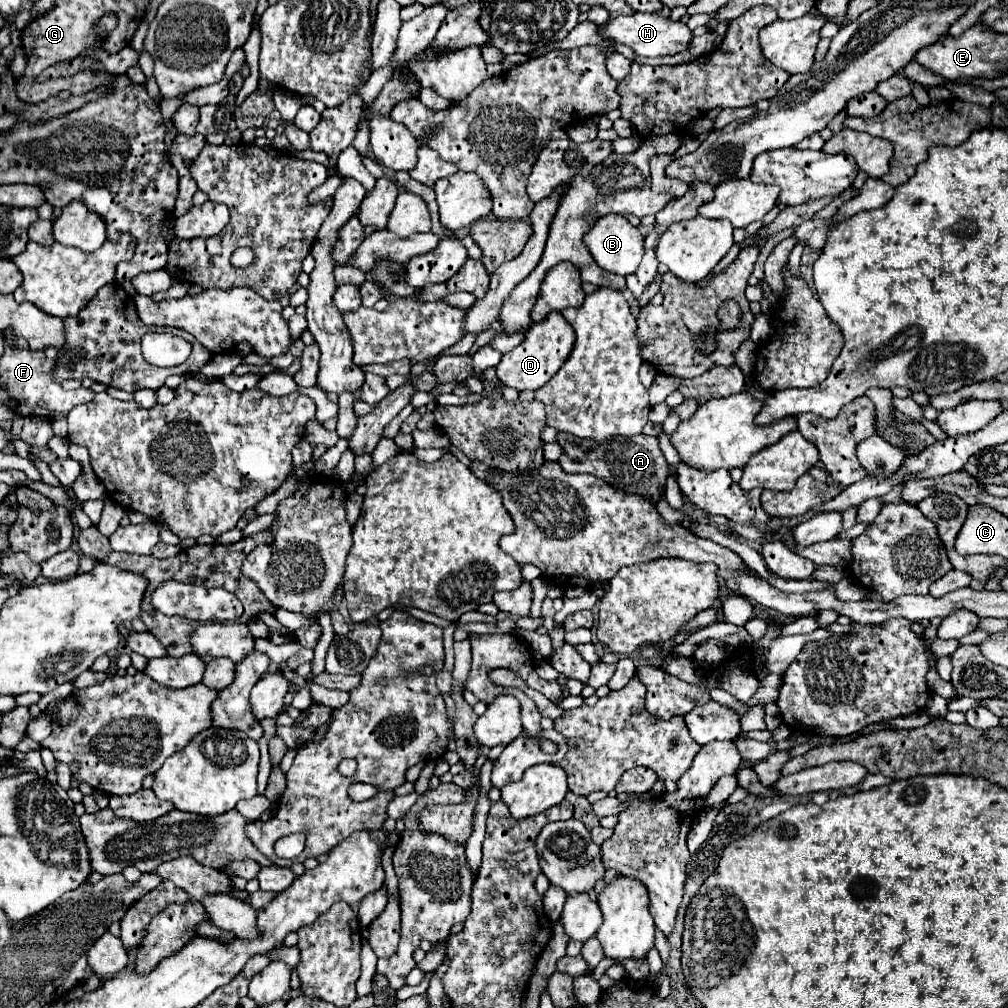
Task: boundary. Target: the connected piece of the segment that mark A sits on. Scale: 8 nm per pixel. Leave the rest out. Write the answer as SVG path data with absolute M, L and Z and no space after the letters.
M559 433L557 443L565 449L565 457L561 457L559 465L565 473L589 473L599 479L609 481L615 489L621 489L629 495L639 495L653 505L661 501L665 495L665 481L669 475L669 465L659 447L657 437L615 437L613 441L601 441L593 445L593 441L577 441L577 437L569 437L569 433Z

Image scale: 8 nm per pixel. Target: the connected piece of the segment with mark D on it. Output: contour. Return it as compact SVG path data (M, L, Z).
M551 311L545 317L545 321L535 323L525 333L525 339L513 351L509 351L501 357L501 361L497 365L497 377L501 379L503 385L515 387L517 391L539 389L565 363L565 357L569 355L569 349L573 349L573 329L559 311Z

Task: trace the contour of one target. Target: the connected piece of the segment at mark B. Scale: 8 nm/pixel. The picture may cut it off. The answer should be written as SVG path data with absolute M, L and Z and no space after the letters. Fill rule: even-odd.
M615 213L599 217L593 229L585 235L585 245L601 269L607 269L617 275L633 273L643 257L643 235L623 215L615 215Z

